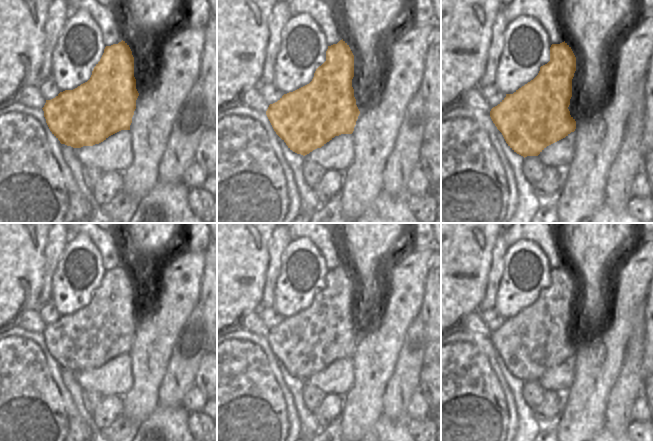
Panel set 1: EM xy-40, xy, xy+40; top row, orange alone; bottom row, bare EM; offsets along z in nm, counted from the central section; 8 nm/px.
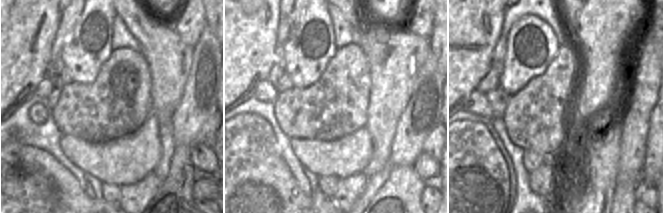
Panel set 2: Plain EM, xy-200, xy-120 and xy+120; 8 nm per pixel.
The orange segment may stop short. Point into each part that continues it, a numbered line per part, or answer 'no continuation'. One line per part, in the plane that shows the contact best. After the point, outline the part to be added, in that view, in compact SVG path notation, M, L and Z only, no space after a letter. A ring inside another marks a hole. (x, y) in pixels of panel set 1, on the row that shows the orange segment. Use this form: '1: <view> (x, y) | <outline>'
no continuation

